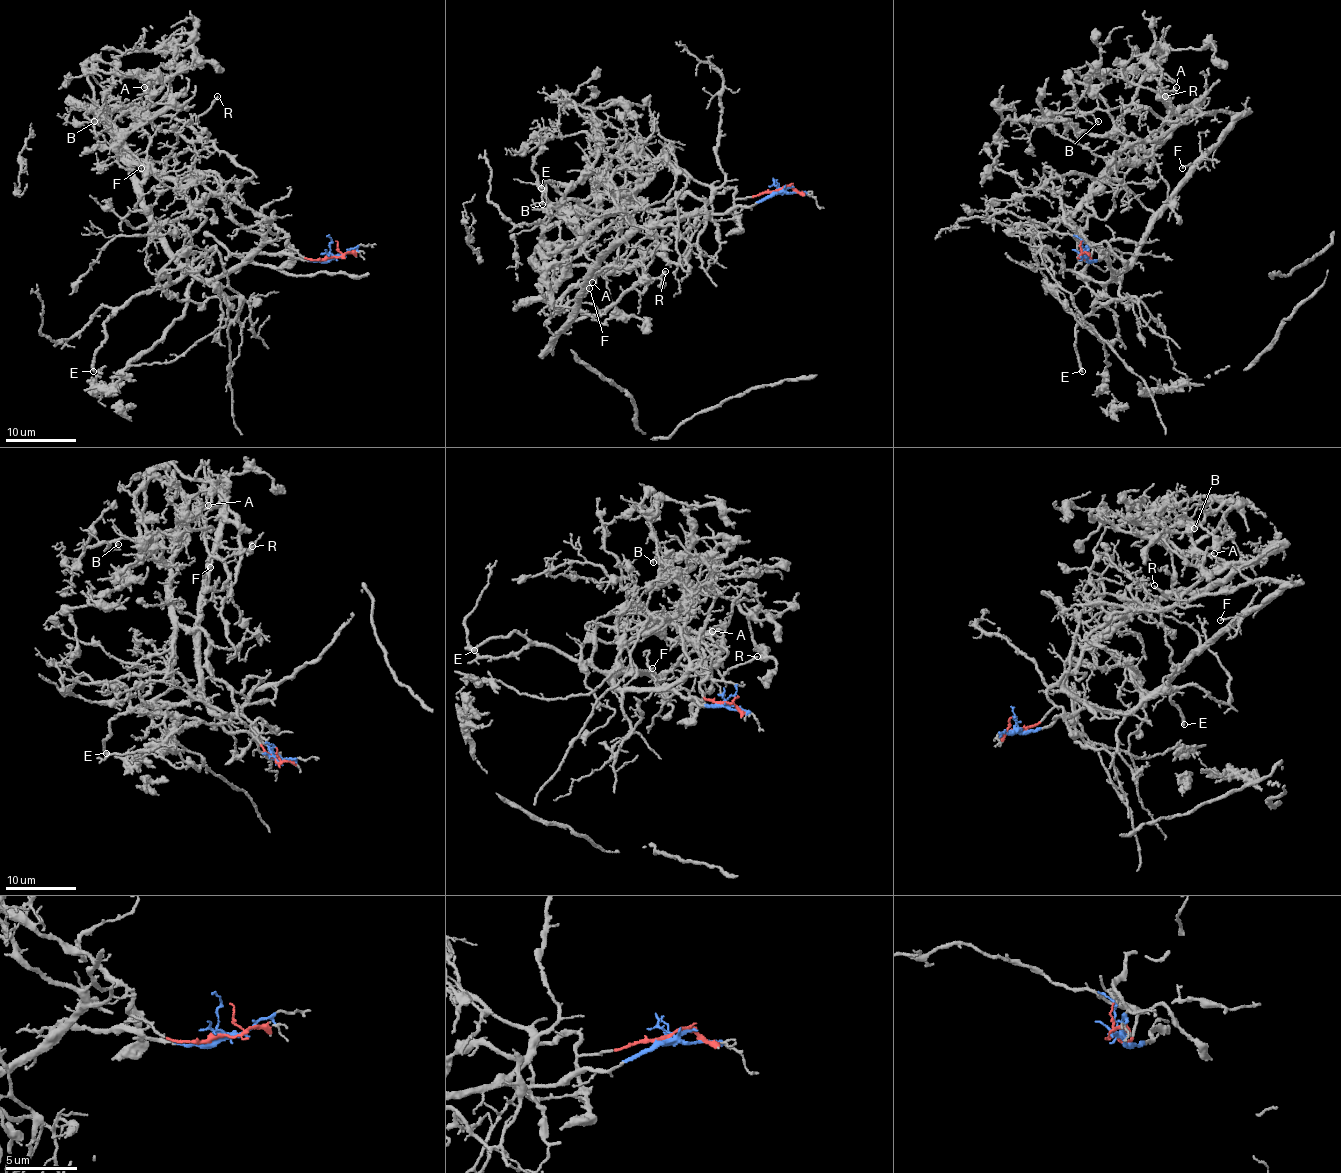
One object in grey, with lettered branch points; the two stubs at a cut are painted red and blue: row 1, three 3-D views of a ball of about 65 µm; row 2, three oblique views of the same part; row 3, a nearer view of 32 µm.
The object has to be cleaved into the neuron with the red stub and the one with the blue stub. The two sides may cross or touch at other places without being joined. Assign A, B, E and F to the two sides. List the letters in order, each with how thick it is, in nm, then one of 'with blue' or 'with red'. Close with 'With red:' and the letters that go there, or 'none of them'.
A: 80 nm thick; with red
B: 130 nm thick; with red
E: 280 nm thick; with blue
F: 90 nm thick; with blue
With red: A, B

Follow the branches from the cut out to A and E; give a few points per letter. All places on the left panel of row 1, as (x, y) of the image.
A: (331, 257), (301, 257), (213, 173), (164, 180), (133, 164), (98, 111), (141, 113), (150, 104), (143, 87)
E: (333, 257), (307, 261), (252, 253), (212, 278), (185, 275), (134, 294), (105, 324), (105, 343), (92, 371)

